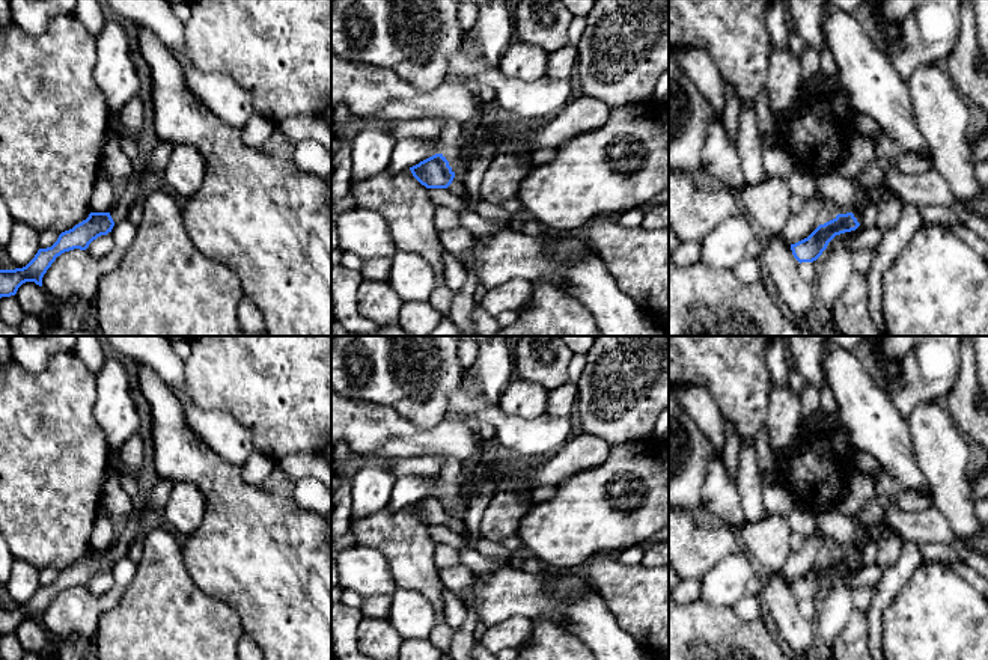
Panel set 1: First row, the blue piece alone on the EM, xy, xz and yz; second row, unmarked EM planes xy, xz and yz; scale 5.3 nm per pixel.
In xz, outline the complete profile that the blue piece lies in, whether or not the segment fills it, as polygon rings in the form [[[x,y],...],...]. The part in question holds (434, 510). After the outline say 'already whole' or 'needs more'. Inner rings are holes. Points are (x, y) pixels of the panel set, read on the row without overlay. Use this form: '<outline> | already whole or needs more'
[[[435,491],[410,505],[413,514],[426,526],[449,526],[455,532],[464,529],[464,521],[455,514],[443,491]]] | needs more

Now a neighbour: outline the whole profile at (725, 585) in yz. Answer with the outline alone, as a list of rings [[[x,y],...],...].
[[[746,552],[729,555],[700,579],[700,601],[733,607],[746,595],[749,579],[758,573],[756,562]]]

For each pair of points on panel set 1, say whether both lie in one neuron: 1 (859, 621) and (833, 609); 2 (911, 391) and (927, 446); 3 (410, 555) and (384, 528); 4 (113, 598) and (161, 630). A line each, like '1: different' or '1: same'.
1: different
2: different
3: same
4: different

